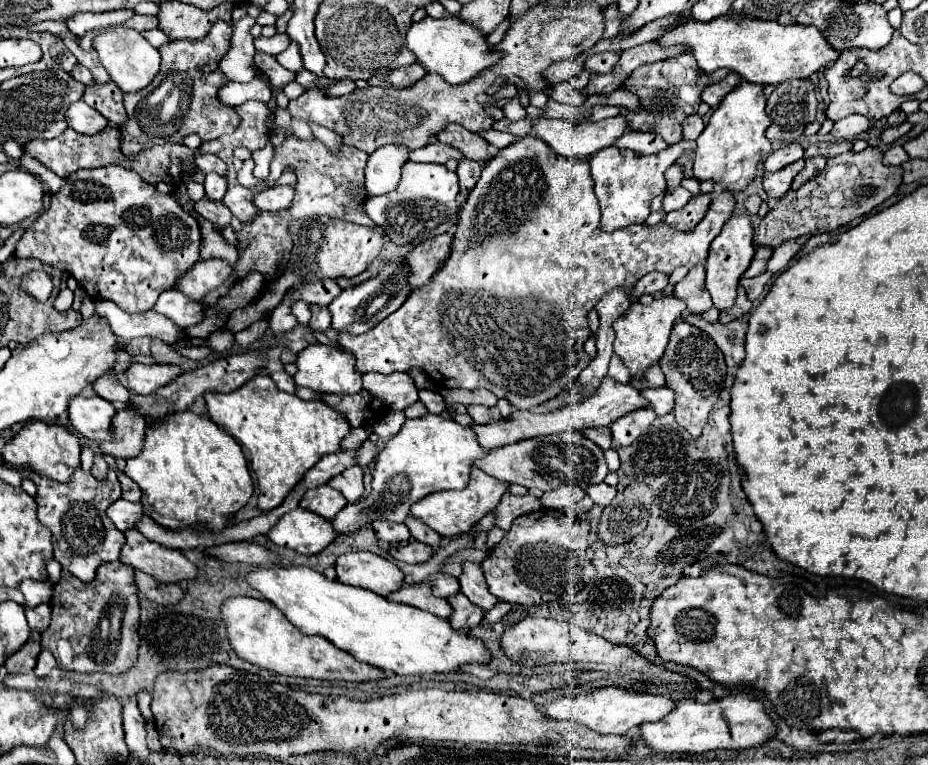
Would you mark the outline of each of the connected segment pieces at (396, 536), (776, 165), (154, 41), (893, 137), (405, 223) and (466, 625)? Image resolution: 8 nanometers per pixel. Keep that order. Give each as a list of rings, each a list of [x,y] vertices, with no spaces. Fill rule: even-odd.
[[[372,524],[376,538],[390,542],[390,544],[398,544],[404,540],[410,540],[410,530],[406,524]]]
[[[788,144],[776,152],[772,152],[766,160],[764,160],[764,170],[780,170],[796,160],[800,160],[804,156],[804,148],[800,144]]]
[[[150,30],[150,32],[144,32],[144,38],[146,38],[152,46],[156,46],[156,48],[160,48],[160,46],[172,42],[172,40],[168,38],[168,34],[164,34],[162,30]]]
[[[904,122],[904,124],[900,124],[900,126],[890,126],[890,128],[886,128],[884,132],[882,132],[882,140],[886,142],[886,144],[892,144],[892,142],[896,142],[900,136],[904,136],[908,130],[912,128],[912,124],[910,122]]]
[[[406,162],[396,190],[384,196],[366,198],[364,210],[372,222],[398,246],[420,244],[438,234],[450,232],[458,222],[458,176],[440,164]]]
[[[460,592],[460,596],[450,596],[448,602],[450,602],[452,610],[454,610],[452,616],[448,618],[448,622],[450,622],[450,626],[454,630],[468,632],[470,628],[474,628],[474,626],[478,626],[482,622],[484,614],[480,614],[480,608],[476,608],[462,592]]]

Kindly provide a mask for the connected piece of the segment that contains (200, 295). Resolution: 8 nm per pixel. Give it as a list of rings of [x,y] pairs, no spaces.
[[[222,258],[202,260],[200,264],[196,264],[196,268],[188,270],[184,274],[184,278],[180,278],[176,288],[182,294],[186,294],[190,300],[204,304],[206,294],[212,290],[218,290],[220,286],[230,282],[232,272],[234,272],[234,268]]]

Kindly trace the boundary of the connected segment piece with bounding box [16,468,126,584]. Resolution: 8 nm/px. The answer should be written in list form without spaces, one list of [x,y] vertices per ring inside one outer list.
[[[22,468],[16,470],[22,474],[22,478],[32,478],[38,486],[38,520],[50,528],[54,538],[54,560],[58,560],[66,572],[84,584],[92,584],[100,564],[120,560],[120,550],[126,540],[106,516],[106,508],[120,498],[120,482],[114,470],[108,472],[104,482],[98,482],[90,472],[78,468],[68,484],[42,480],[42,476],[32,476],[32,472],[24,472]]]

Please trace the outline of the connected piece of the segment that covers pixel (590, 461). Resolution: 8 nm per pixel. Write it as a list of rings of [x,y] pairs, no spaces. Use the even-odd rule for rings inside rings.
[[[564,432],[564,434],[548,434],[536,436],[530,440],[520,440],[514,444],[506,444],[490,450],[482,458],[474,460],[476,468],[482,468],[486,474],[502,480],[522,484],[530,490],[550,492],[558,488],[562,482],[576,484],[580,488],[588,488],[590,484],[604,482],[608,474],[608,466],[604,460],[604,452],[586,440],[580,432]]]

